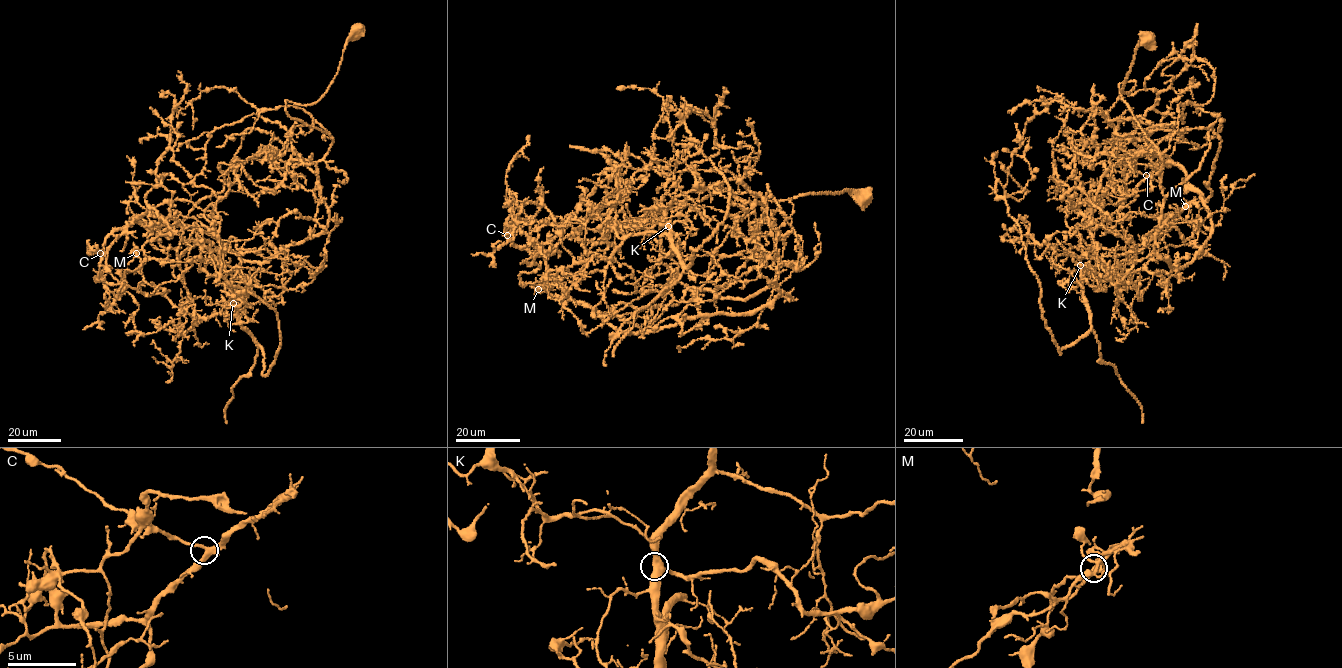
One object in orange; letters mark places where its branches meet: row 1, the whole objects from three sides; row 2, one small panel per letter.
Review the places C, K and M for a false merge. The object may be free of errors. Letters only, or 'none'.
M

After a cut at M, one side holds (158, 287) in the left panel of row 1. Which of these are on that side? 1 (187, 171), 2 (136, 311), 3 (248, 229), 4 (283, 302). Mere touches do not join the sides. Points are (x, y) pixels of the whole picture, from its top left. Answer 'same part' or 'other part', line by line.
1: other part
2: other part
3: other part
4: other part

